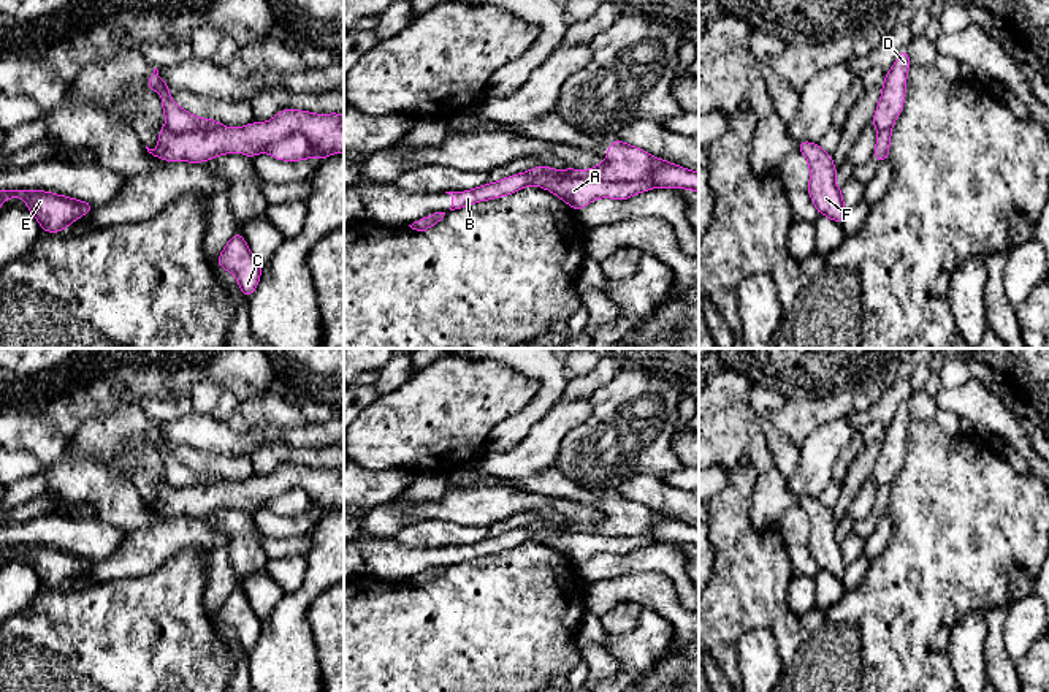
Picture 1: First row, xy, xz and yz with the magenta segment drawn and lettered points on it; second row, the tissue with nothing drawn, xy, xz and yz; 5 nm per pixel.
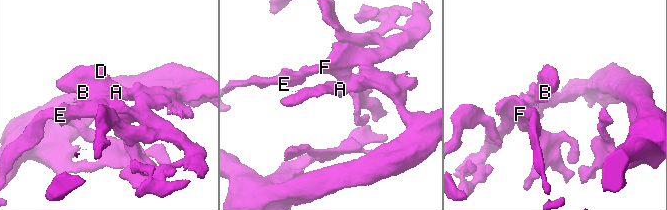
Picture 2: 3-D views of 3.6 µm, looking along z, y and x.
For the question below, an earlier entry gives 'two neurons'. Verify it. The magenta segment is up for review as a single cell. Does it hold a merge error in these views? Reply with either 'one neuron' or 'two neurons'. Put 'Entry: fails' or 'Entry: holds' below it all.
two neurons
Entry: holds

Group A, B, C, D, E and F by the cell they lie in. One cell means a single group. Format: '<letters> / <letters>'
A C D E F / B

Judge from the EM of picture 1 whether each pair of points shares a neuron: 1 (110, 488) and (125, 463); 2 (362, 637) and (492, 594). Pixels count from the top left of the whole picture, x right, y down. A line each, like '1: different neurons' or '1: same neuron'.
1: different neurons
2: same neuron

